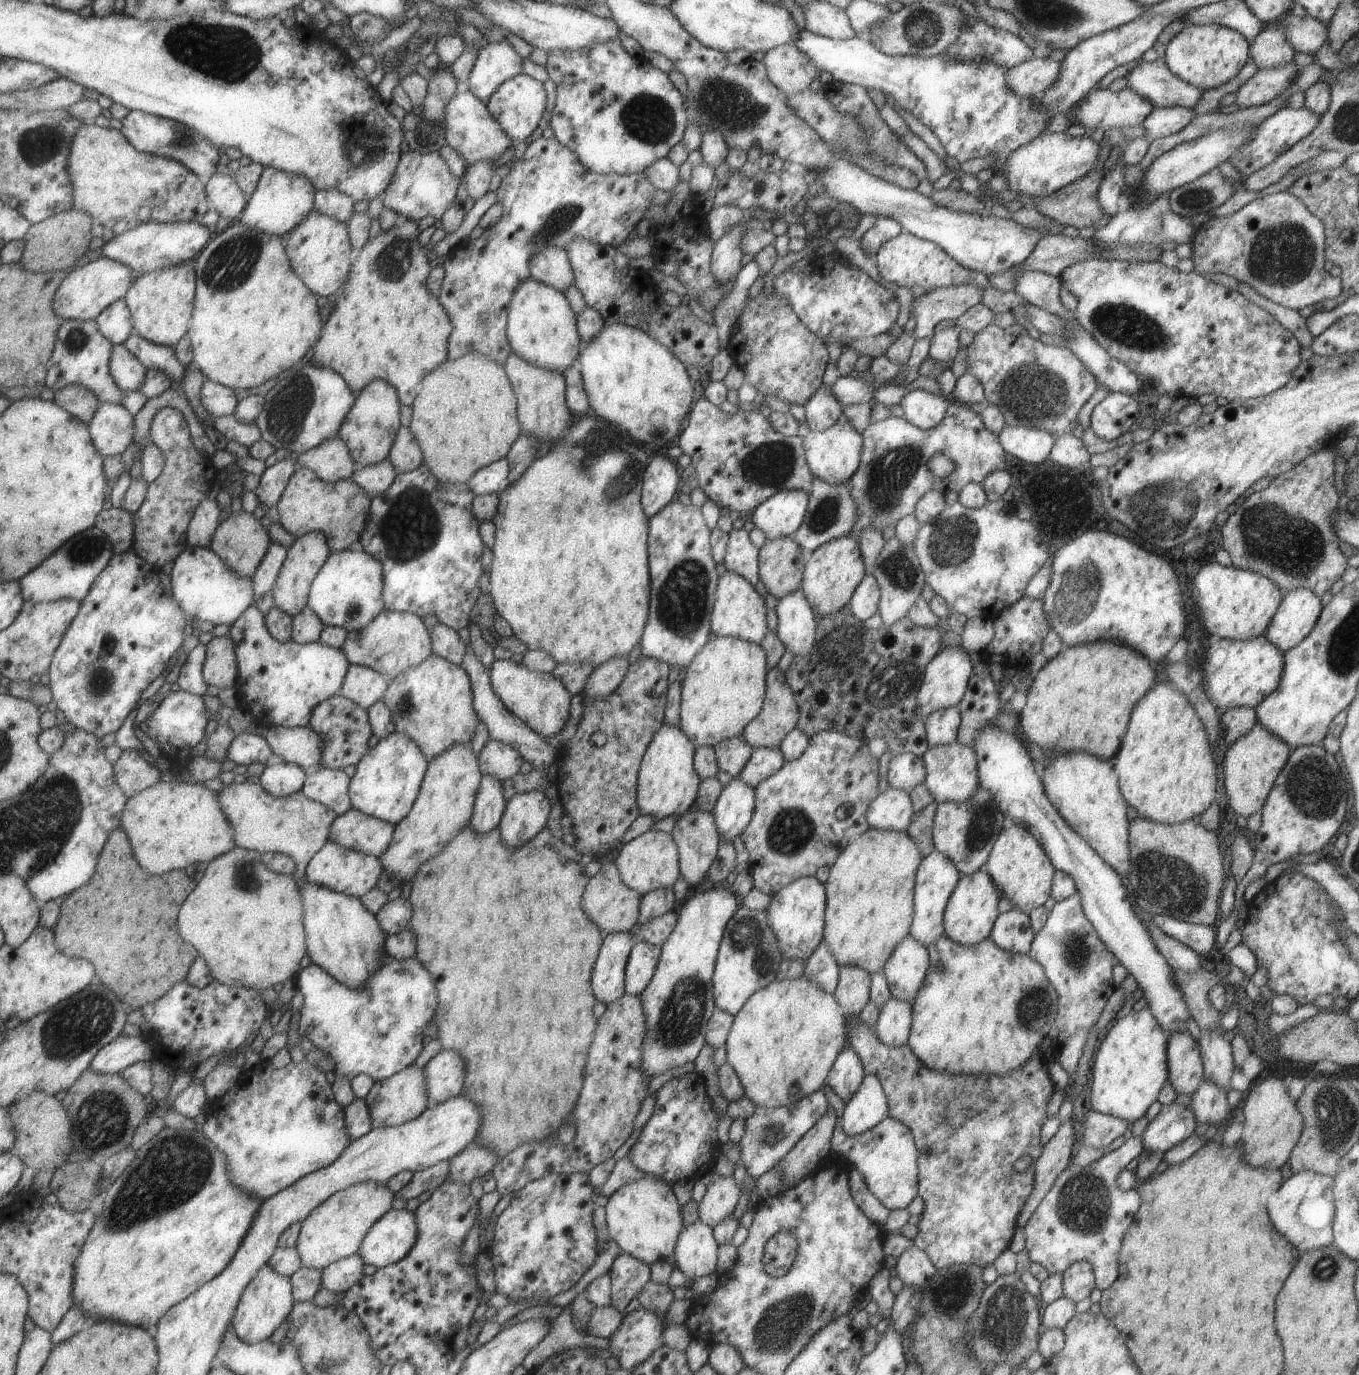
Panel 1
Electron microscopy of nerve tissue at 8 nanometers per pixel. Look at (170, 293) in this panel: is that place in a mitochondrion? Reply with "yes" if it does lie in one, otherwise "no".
no

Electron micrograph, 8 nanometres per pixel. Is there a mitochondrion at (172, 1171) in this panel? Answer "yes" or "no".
yes

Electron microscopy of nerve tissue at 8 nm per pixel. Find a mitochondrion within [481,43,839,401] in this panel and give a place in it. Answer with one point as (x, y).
(722, 103)

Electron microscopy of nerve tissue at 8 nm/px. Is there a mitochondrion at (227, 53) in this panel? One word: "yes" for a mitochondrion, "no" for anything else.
yes

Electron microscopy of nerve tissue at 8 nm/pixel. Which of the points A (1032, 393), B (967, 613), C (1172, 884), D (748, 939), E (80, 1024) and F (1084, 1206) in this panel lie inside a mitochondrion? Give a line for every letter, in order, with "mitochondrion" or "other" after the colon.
A: mitochondrion
B: other
C: mitochondrion
D: mitochondrion
E: mitochondrion
F: mitochondrion

